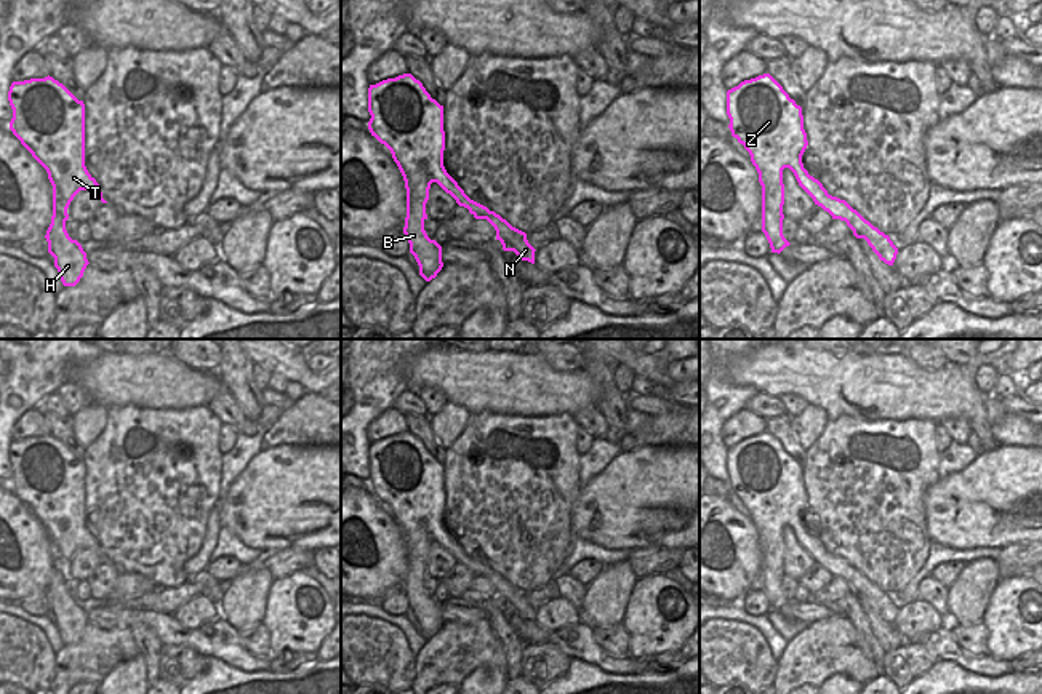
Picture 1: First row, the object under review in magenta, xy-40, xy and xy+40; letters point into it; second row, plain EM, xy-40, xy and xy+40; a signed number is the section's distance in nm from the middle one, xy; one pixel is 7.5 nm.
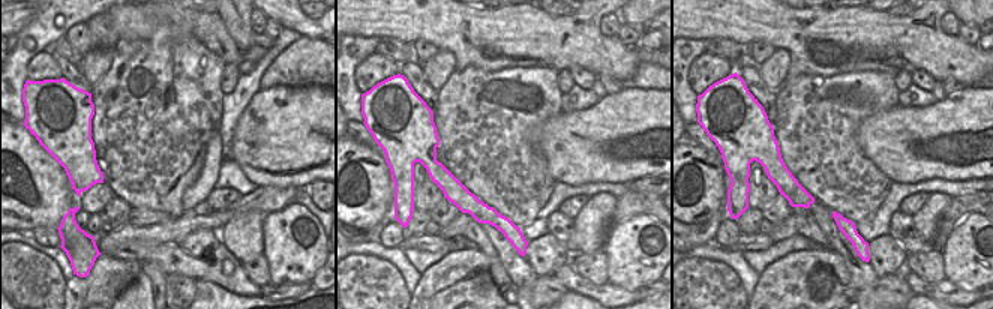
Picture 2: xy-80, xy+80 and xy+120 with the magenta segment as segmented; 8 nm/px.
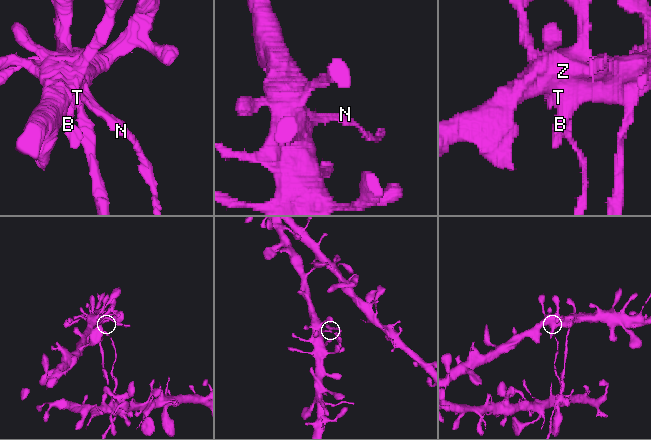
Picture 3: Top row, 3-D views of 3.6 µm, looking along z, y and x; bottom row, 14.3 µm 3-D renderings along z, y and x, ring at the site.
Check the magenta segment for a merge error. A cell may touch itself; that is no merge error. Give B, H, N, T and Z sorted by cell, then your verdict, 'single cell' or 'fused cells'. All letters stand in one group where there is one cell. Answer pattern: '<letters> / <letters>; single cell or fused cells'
B H T Z / N; fused cells

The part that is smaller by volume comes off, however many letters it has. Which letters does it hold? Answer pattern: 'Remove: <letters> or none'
Remove: N

